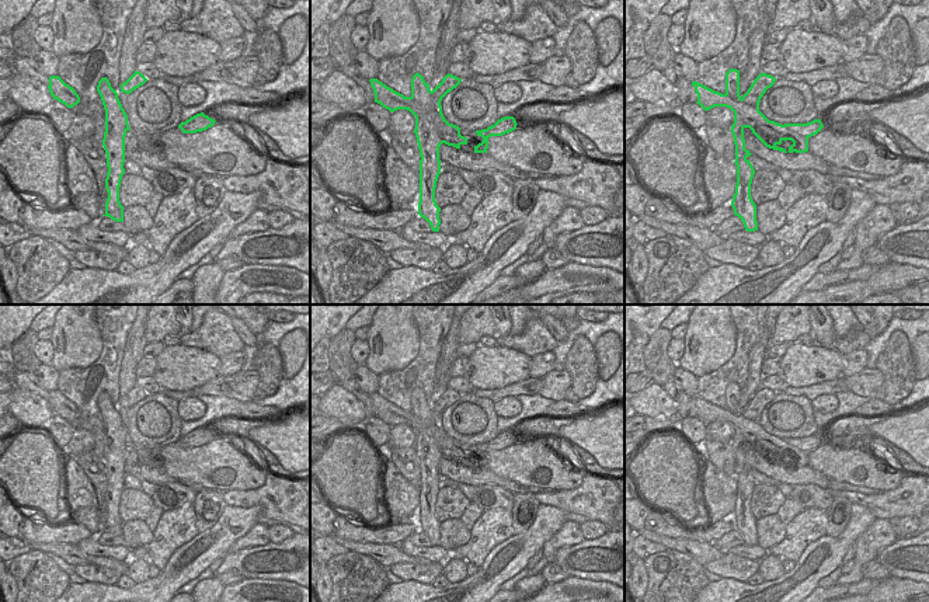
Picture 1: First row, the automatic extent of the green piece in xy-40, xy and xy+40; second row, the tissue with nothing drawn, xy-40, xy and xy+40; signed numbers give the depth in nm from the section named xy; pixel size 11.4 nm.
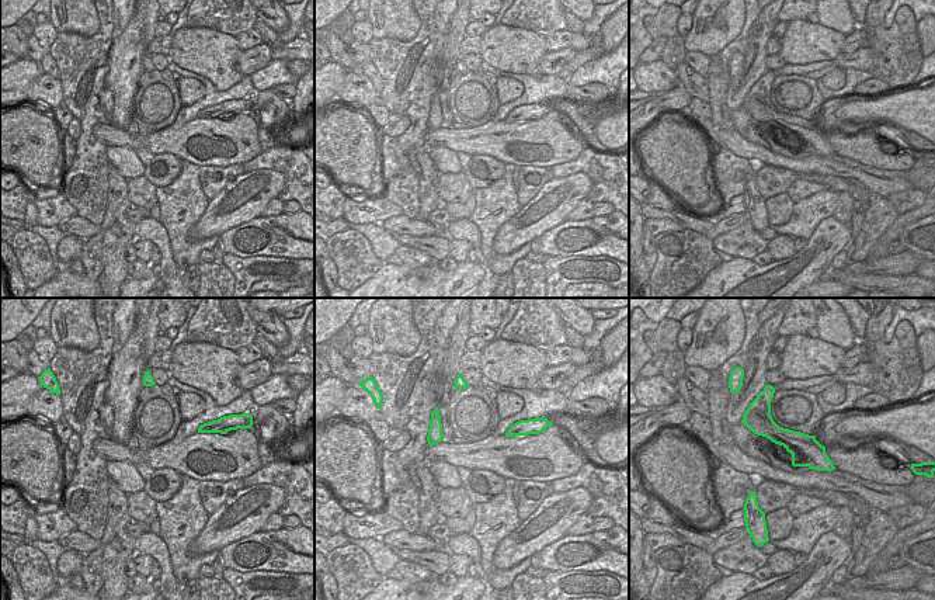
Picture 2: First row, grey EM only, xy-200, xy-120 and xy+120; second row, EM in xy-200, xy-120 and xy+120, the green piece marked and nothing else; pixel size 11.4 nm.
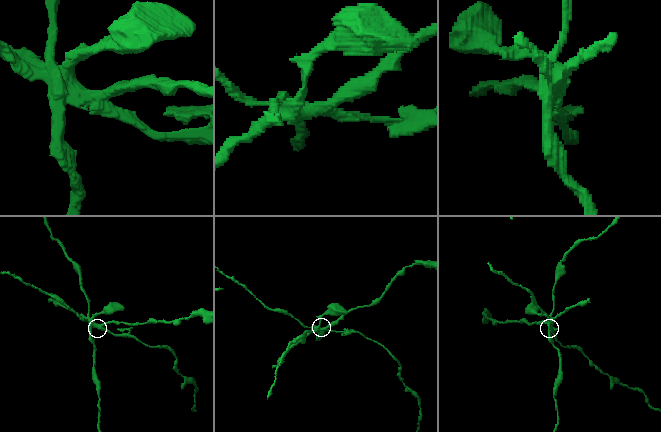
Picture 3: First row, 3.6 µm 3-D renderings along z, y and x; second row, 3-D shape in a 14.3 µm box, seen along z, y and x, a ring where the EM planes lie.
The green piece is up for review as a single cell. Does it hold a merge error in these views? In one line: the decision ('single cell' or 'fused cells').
fused cells

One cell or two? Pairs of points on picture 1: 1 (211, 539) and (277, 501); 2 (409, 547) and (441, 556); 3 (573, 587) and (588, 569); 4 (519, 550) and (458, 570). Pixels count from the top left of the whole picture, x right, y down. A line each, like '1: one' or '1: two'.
1: two
2: one
3: two
4: two

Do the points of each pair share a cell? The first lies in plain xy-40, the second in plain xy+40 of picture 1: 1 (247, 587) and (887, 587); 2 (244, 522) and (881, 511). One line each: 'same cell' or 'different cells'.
1: same cell
2: different cells

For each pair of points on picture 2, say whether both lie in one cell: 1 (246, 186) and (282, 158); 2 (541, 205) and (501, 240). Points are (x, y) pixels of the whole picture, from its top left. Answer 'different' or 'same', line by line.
1: different
2: same

